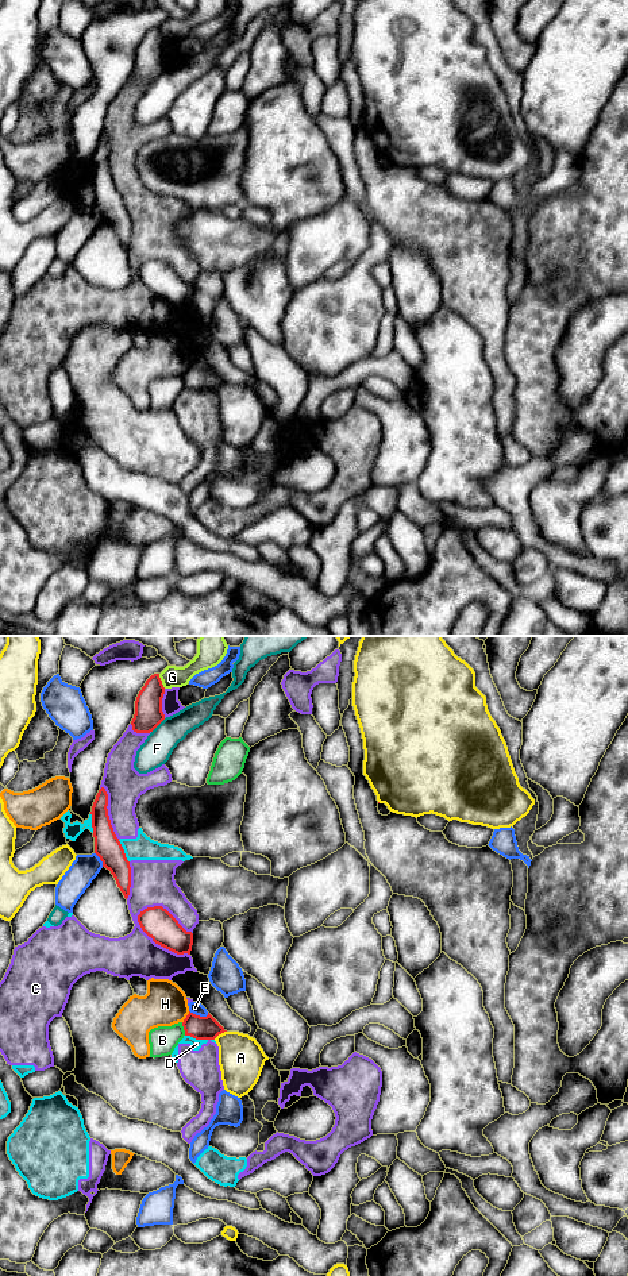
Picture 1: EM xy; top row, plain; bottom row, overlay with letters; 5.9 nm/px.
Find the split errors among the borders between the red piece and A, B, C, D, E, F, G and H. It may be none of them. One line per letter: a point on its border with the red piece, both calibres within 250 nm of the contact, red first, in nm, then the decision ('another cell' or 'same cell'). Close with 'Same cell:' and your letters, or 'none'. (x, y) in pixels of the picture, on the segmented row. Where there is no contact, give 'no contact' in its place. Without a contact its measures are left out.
A: xy (219, 1033) | 140/280 nm | another cell
B: xy (184, 1029) | 140/170 nm | another cell
C: xy (157, 943) | 190/260 nm | another cell
D: xy (196, 1039) | 140/60 nm | another cell
E: xy (199, 1016) | 140/70 nm | another cell
F: xy (158, 724) | 170/180 nm | another cell
G: xy (161, 681) | 170/130 nm | another cell
H: xy (187, 1017) | 140/260 nm | another cell
Same cell: none

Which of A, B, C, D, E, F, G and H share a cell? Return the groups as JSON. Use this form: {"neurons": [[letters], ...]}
{"neurons": [["A"], ["B"], ["C", "D"], ["E"], ["F"], ["G"], ["H"]]}

